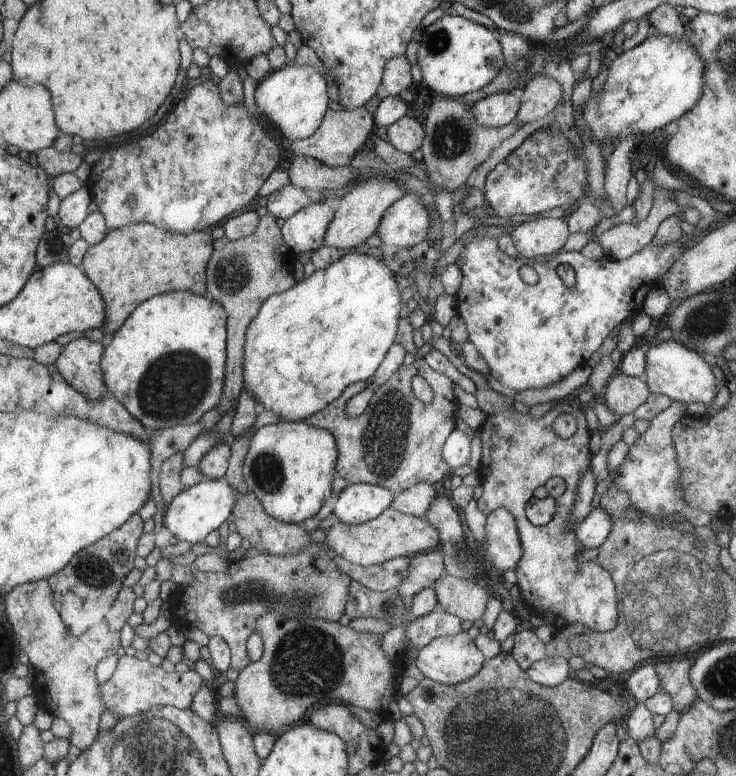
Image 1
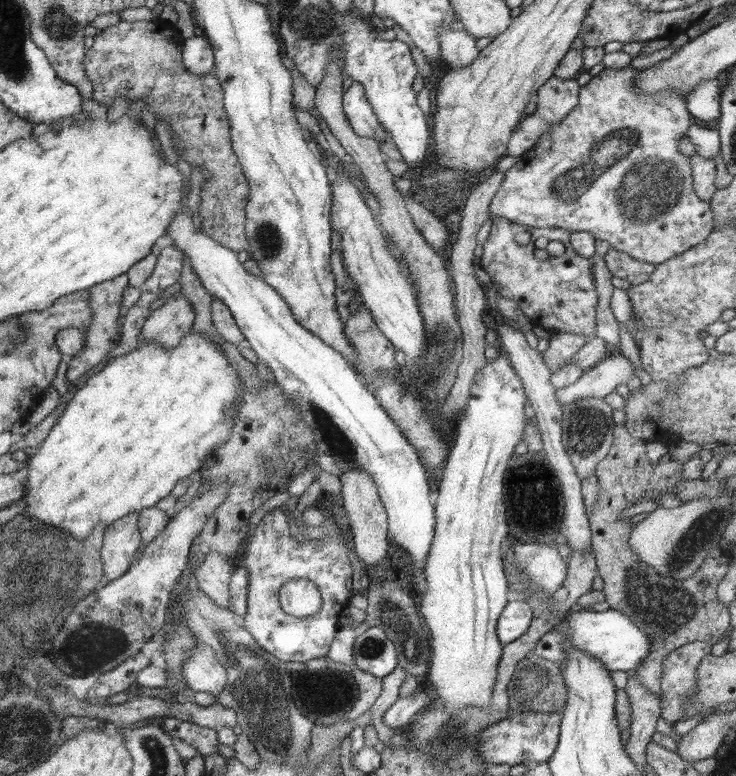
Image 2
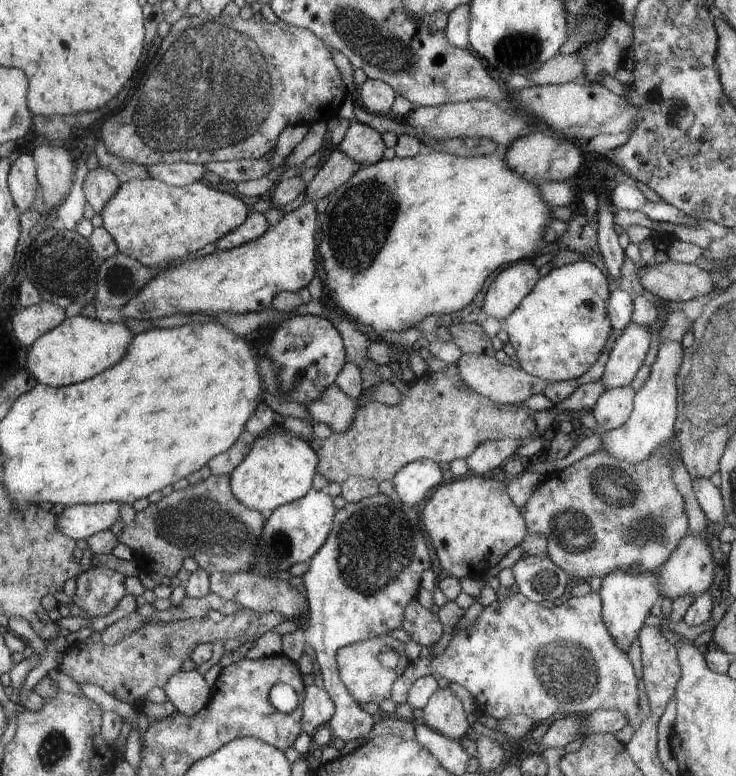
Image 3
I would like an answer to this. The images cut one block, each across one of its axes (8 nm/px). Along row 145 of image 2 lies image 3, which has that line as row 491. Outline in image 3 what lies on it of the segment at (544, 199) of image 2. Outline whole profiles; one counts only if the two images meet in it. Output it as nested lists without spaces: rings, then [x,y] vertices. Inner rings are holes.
[[[672,438],[672,441],[668,442],[666,446],[660,446],[656,454],[652,454],[651,457],[642,460],[642,462],[636,462],[636,464],[618,460],[618,458],[614,458],[614,456],[608,456],[603,449],[598,449],[596,452],[585,456],[563,470],[551,471],[545,476],[542,482],[540,482],[540,486],[534,490],[528,502],[520,507],[520,510],[523,511],[526,517],[530,533],[542,534],[542,536],[548,540],[547,556],[553,559],[556,566],[564,570],[570,579],[578,582],[588,582],[592,576],[599,577],[602,580],[606,578],[608,574],[612,574],[612,570],[623,570],[624,572],[628,572],[628,574],[636,576],[638,576],[638,574],[648,574],[648,572],[657,571],[662,568],[664,562],[668,562],[670,558],[669,555],[674,555],[673,559],[678,558],[676,555],[677,546],[686,538],[686,533],[690,532],[690,516],[687,514],[687,501],[675,482],[676,466],[672,466],[672,454],[679,452],[680,442],[678,442],[678,438]]]

